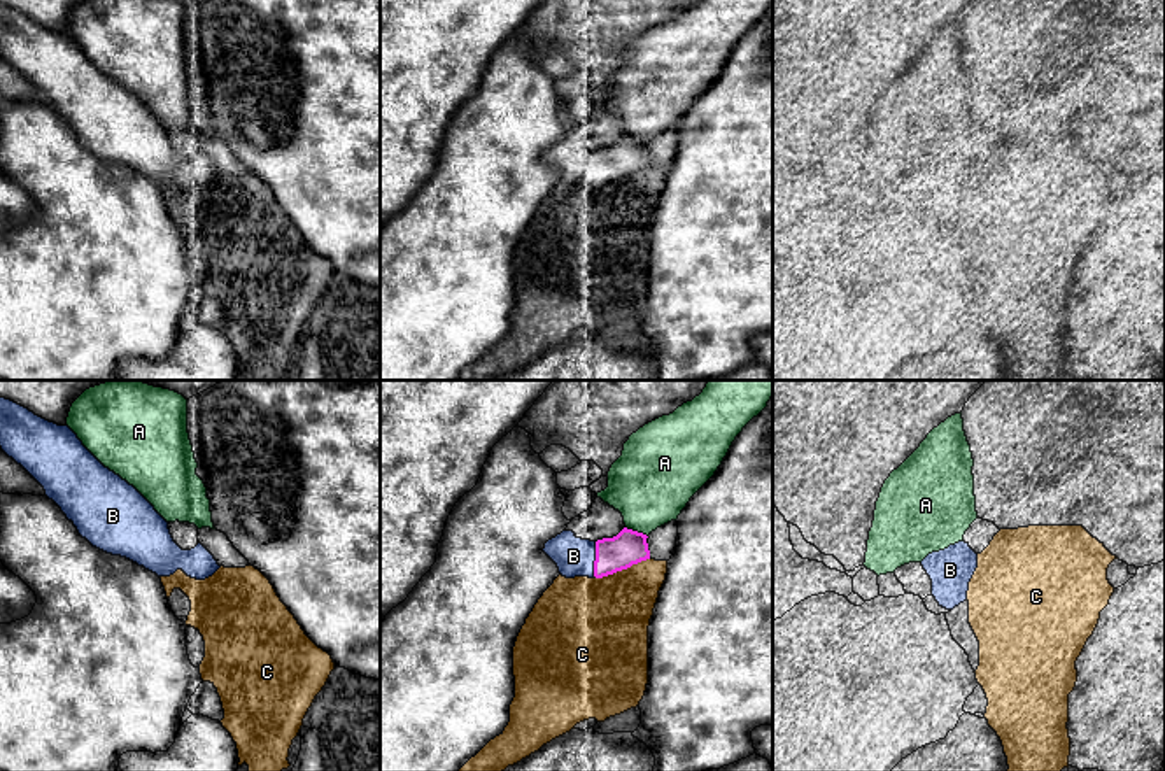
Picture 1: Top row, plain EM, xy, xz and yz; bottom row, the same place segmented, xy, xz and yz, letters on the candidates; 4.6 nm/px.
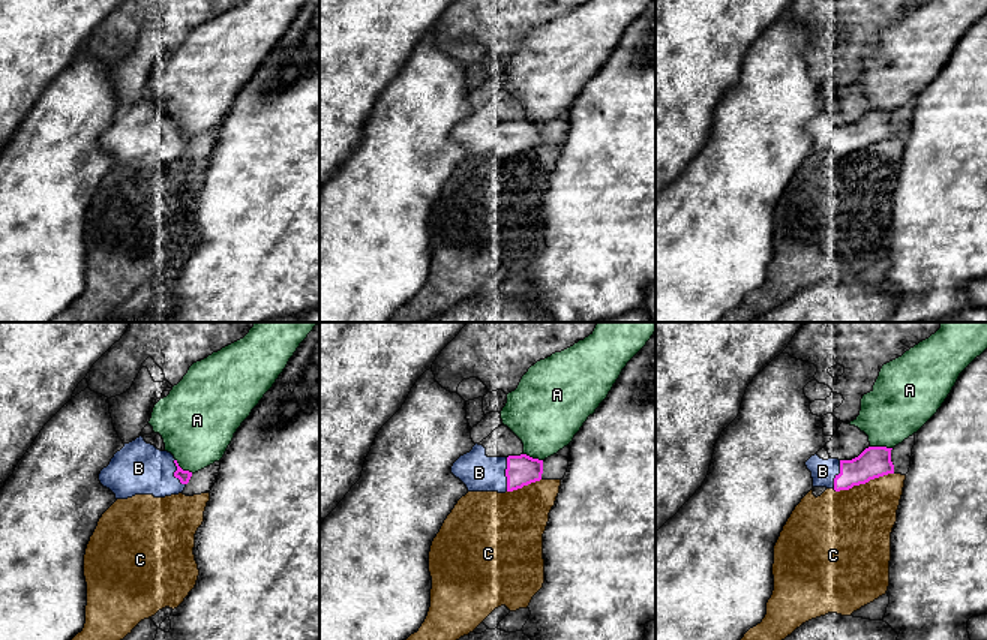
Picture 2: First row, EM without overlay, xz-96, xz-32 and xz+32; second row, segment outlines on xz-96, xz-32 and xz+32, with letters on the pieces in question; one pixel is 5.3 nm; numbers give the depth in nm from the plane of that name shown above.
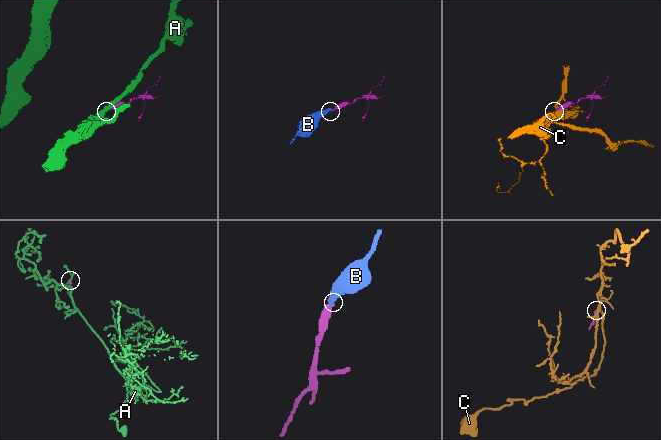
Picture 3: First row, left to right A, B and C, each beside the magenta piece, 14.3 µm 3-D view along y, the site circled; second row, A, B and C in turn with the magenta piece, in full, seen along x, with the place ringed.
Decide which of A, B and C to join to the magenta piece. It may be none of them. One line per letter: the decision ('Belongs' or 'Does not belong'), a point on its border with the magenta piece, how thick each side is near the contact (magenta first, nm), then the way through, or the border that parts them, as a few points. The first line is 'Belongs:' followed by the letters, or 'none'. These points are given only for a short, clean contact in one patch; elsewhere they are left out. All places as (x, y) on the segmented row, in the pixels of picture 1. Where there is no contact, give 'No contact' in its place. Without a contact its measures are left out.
Belongs: B
A: Does not belong. Touches magenta at xz (636, 531). Thickness 160 nm (magenta) against 380 nm
B: Belongs. Touches magenta at xz (596, 559). Thickness 160 nm (magenta) against 180 nm
C: Does not belong. Touches magenta at xz (621, 570). Thickness 160 nm (magenta) against 400 nm

